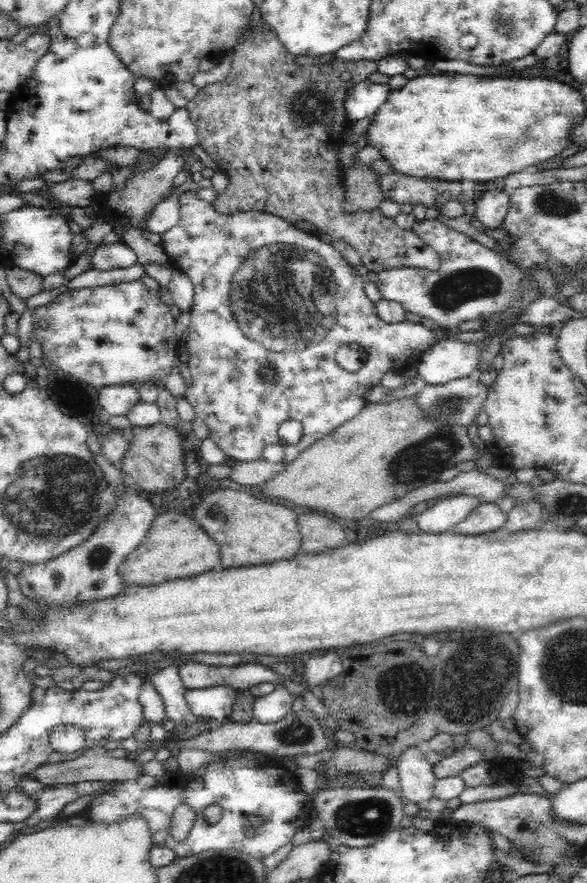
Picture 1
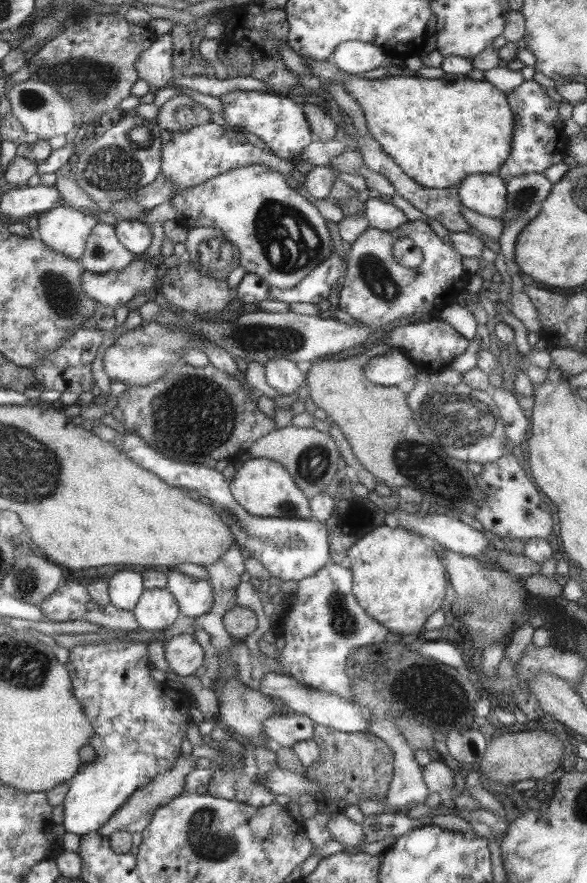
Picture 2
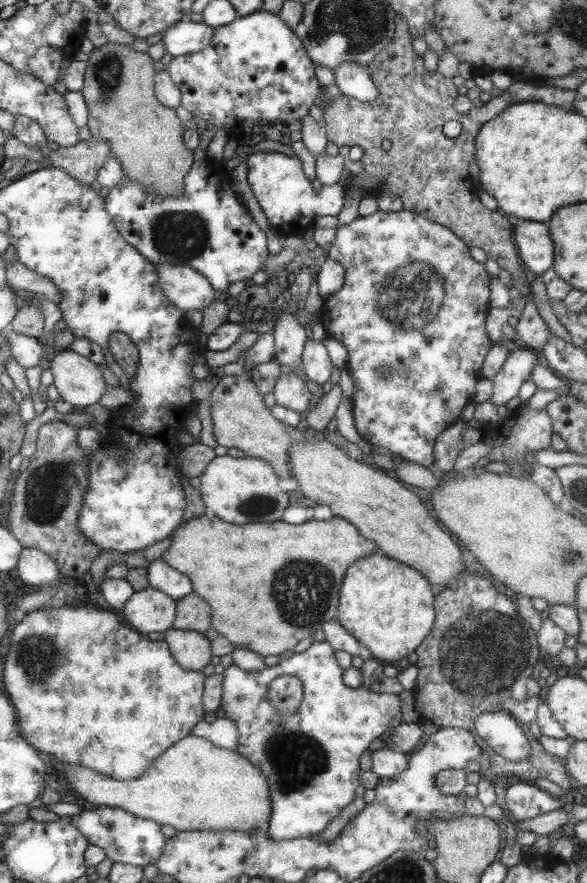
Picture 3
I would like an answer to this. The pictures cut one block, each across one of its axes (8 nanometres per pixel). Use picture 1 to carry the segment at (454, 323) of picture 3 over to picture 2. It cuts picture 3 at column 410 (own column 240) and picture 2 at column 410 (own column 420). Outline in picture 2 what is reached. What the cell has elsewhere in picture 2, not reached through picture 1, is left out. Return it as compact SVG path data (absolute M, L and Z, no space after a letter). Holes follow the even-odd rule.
M423 320L417 324L399 325L389 330L384 338L389 340L390 347L397 348L407 355L412 360L413 366L424 374L435 374L447 369L456 356L465 352L470 342L441 320Z

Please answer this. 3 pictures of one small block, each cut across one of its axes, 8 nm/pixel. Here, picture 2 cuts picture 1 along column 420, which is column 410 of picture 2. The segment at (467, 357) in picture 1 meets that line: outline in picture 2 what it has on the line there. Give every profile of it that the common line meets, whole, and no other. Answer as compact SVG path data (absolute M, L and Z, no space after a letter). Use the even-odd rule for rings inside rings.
M391 347L387 354L375 356L363 367L365 378L377 386L395 386L406 379L415 378L419 372L412 360L399 349Z

